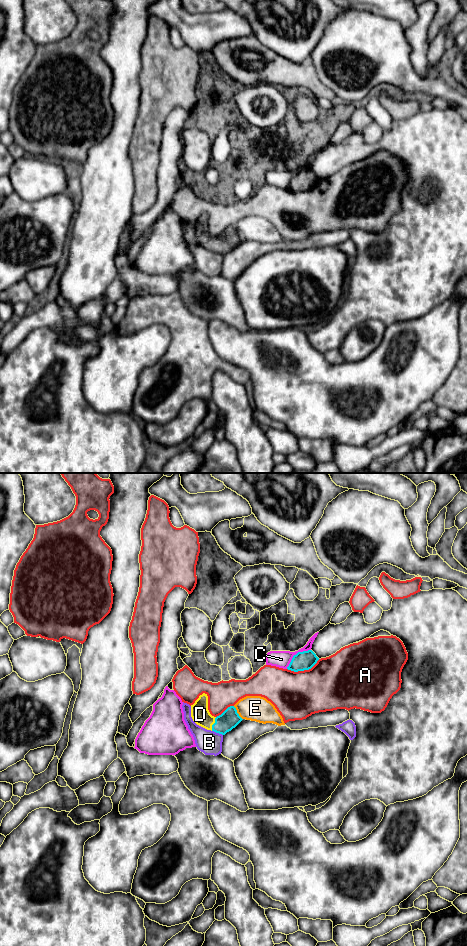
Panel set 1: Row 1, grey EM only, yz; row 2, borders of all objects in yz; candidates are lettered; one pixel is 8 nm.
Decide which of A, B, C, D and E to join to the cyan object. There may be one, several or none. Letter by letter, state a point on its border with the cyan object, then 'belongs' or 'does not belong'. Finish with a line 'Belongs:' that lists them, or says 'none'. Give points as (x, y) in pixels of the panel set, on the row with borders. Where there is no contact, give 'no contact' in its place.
A: yz (303, 670) | does not belong
B: yz (217, 732) | does not belong
C: yz (296, 654) | does not belong
D: yz (213, 724) | belongs
E: yz (237, 713) | does not belong
Belongs: D

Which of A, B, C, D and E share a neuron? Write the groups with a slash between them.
A / B / C / D / E

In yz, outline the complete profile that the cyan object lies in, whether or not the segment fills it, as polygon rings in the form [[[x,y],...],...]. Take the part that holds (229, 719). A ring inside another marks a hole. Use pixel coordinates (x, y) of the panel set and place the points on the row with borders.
[[[205,693],[191,705],[191,717],[197,725],[222,735],[231,731],[243,720],[234,706],[228,707],[217,717],[212,716],[208,710],[208,696]]]

